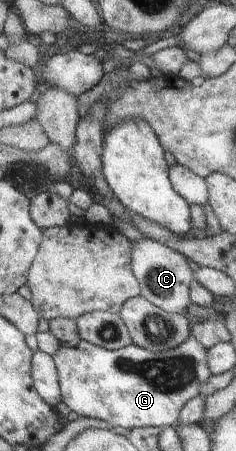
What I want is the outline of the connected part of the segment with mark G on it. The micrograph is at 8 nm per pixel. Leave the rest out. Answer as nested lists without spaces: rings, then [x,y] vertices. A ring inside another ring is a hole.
[[[190,337],[178,348],[154,352],[133,343],[118,350],[106,350],[87,340],[78,344],[62,344],[54,357],[62,386],[62,401],[83,417],[103,419],[110,427],[135,428],[175,427],[183,405],[199,395],[199,387],[209,381],[208,349],[196,337]]]

